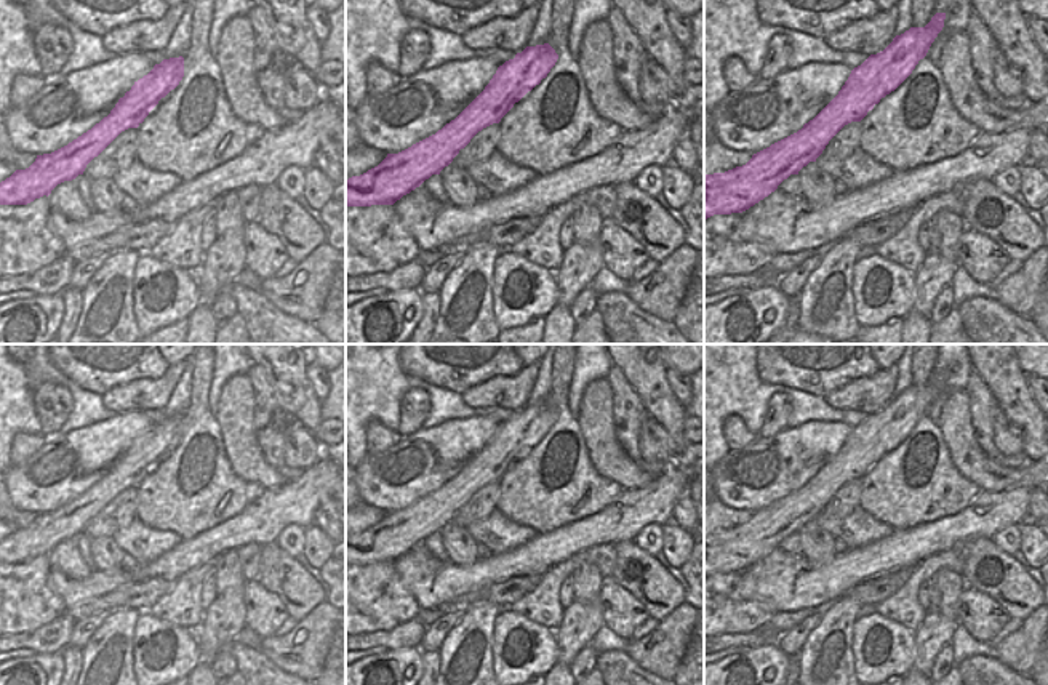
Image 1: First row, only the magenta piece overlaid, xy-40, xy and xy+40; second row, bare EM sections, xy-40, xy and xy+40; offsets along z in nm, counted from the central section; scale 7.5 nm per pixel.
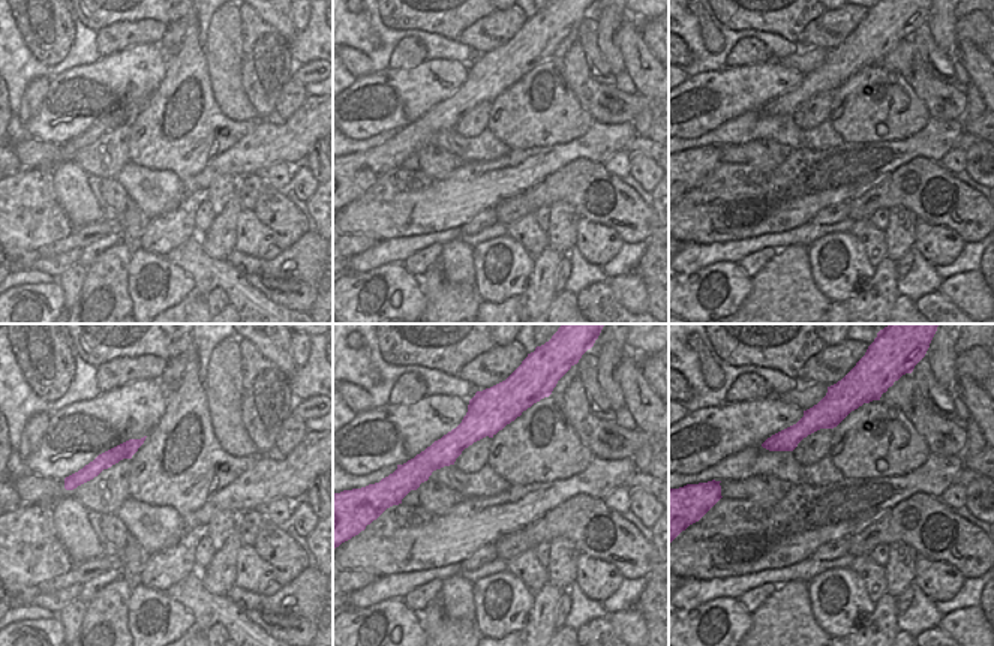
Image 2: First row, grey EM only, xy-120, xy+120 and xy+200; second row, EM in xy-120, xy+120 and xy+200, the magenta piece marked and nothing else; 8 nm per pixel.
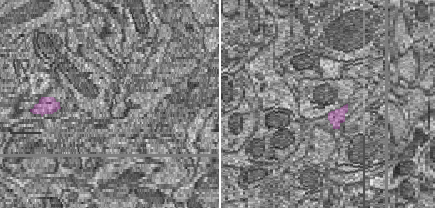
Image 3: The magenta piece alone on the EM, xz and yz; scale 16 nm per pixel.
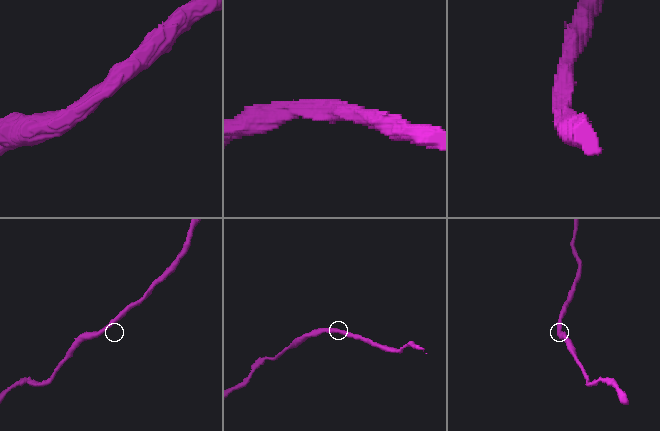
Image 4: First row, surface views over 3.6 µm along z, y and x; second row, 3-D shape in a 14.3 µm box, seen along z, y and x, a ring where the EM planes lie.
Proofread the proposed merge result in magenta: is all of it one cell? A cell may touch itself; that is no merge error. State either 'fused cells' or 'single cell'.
single cell

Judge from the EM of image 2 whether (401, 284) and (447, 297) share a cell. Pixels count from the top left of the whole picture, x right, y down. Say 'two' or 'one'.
two

